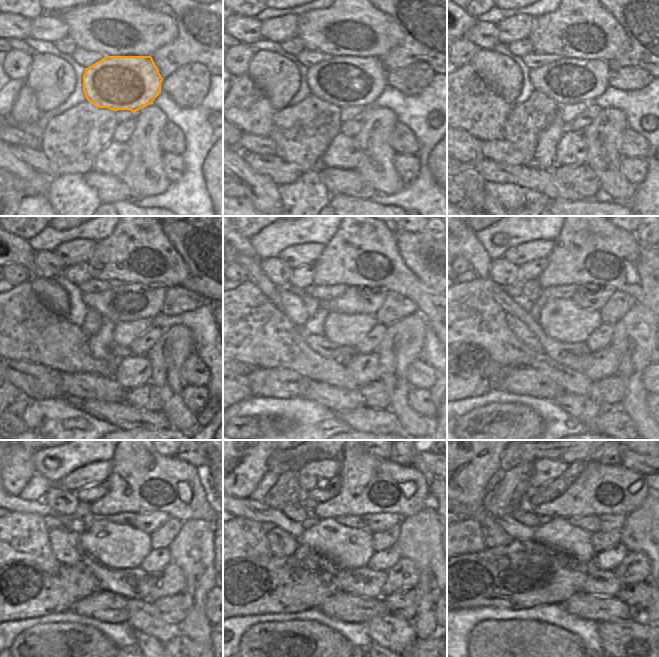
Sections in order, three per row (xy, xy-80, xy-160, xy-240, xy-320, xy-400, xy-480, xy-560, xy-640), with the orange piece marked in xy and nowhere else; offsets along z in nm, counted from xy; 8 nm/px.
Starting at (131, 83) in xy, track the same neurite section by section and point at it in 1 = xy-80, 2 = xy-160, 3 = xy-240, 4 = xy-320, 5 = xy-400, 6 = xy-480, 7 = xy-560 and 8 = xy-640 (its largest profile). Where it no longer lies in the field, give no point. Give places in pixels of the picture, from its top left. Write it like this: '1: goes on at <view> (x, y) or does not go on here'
1: goes on at xy-80 (344, 81)
2: goes on at xy-160 (569, 80)
3: goes on at xy-240 (128, 302)
4: goes on at xy-320 (355, 300)
5: goes on at xy-400 (588, 298)
6: goes on at xy-480 (147, 523)
7: goes on at xy-560 (377, 522)
8: goes on at xy-640 (607, 522)

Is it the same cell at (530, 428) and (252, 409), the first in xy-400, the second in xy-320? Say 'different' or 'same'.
different

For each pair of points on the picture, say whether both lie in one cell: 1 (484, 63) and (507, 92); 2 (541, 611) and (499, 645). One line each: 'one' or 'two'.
1: one
2: two

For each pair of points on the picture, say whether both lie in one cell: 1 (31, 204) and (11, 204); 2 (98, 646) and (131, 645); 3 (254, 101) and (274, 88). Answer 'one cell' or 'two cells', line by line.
1: one cell
2: two cells
3: two cells

